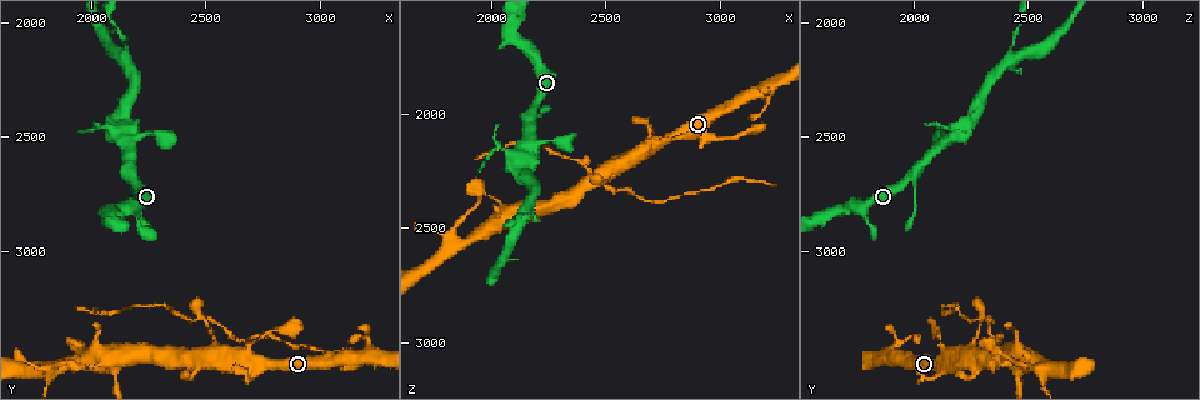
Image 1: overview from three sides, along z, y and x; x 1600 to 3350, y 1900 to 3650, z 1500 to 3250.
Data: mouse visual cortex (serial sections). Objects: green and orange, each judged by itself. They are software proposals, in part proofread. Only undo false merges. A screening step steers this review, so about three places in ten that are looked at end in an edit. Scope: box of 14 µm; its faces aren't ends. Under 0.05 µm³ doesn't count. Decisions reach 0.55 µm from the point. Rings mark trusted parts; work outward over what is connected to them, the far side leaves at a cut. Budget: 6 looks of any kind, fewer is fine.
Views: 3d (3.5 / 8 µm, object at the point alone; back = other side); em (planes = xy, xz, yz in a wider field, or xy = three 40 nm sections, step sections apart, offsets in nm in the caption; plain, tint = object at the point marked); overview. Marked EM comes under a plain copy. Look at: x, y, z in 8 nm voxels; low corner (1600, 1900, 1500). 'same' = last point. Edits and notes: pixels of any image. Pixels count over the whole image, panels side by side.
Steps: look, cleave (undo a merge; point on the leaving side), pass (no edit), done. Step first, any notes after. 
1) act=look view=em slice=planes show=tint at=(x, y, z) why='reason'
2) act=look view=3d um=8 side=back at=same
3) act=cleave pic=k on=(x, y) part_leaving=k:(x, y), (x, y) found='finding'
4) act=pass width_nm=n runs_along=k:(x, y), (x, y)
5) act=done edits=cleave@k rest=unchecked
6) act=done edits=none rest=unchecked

act=look view=3d um=8 at=(2740, 3370, 2120) why='narrows sharply'

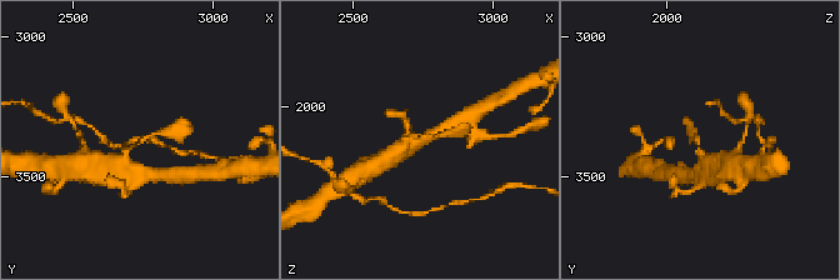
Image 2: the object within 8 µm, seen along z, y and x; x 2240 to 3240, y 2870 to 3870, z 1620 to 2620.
act=look view=em slice=xy step=1 show=tint at=(2750, 3380, 2110) arm_widths_nm=200,250

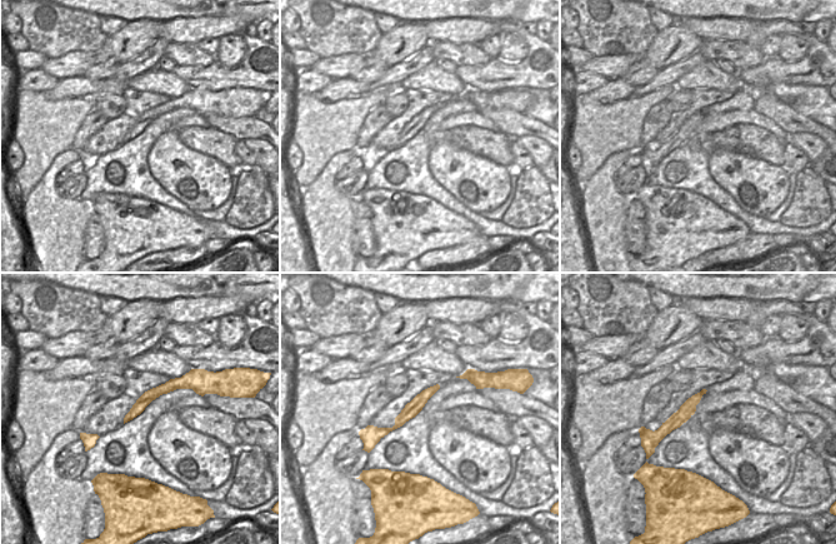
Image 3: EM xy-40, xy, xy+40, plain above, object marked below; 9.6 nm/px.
act=pass runs_along=3:(432, 389), (374, 440) found='all the same cell'

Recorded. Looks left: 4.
act=look view=3d um=3.5 at=(2210, 2880, 1810) why='a narrow waist'

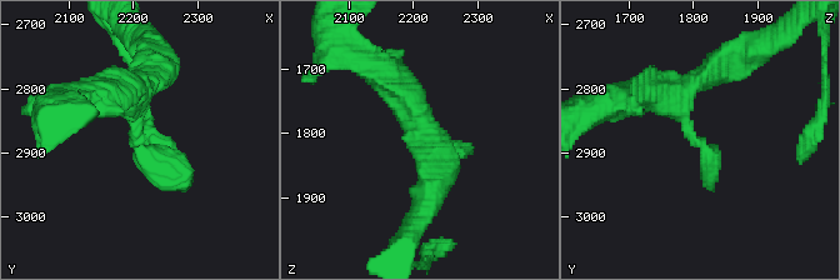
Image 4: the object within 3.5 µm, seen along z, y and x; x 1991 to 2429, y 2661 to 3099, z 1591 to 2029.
act=look view=em slice=xy step=1 show=tint at=(2205, 2880, 1810) why='now the EM'

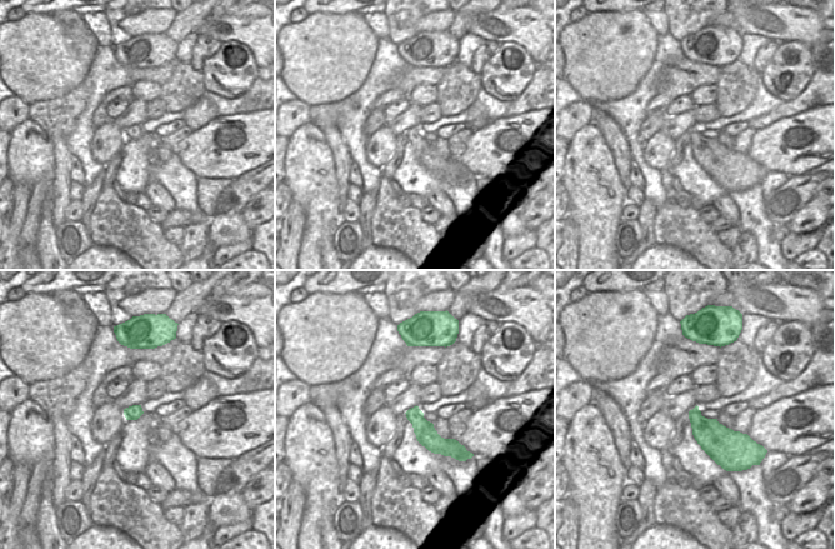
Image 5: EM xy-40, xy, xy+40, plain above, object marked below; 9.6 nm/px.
act=look view=em slice=xy step=5 show=tint at=same why='another direction'

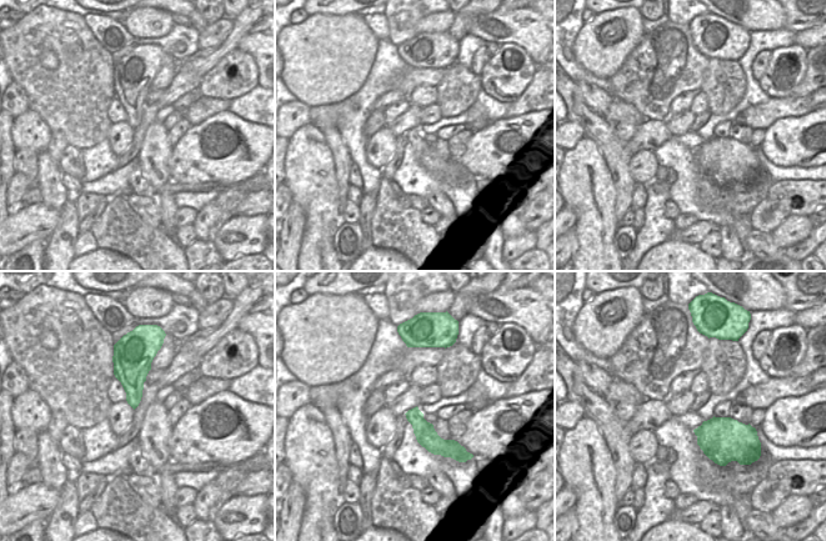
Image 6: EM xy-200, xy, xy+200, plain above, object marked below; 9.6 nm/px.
act=pass runs_along=6:(411, 412), (420, 426), (447, 454) found='one cell here'

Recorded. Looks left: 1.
act=done edits=none rest=unchecked

